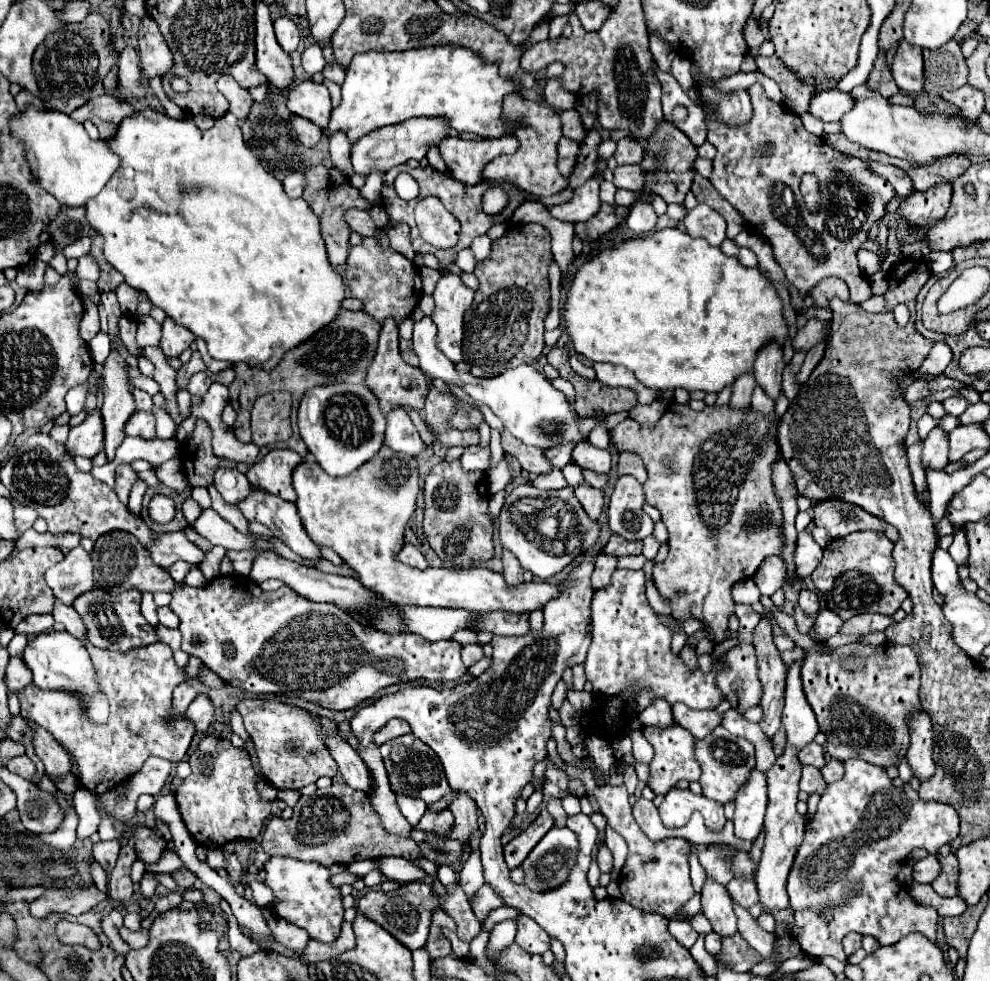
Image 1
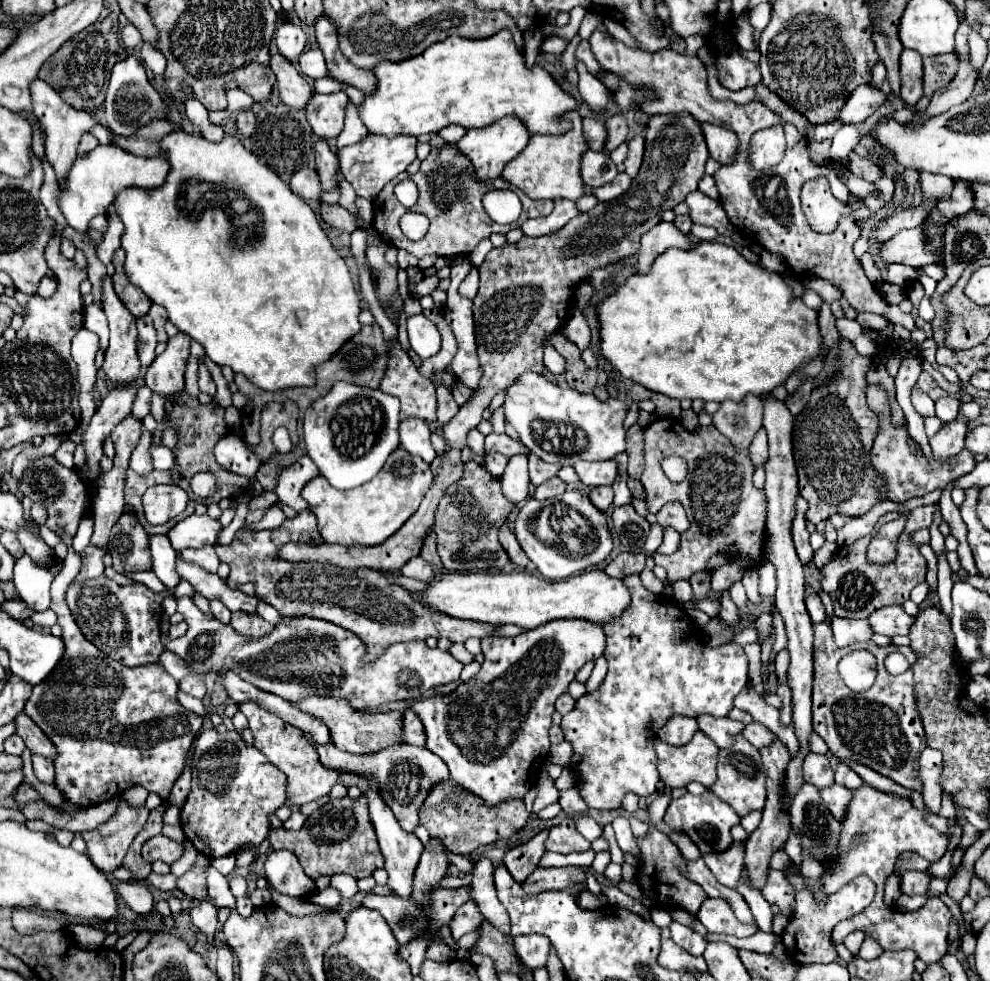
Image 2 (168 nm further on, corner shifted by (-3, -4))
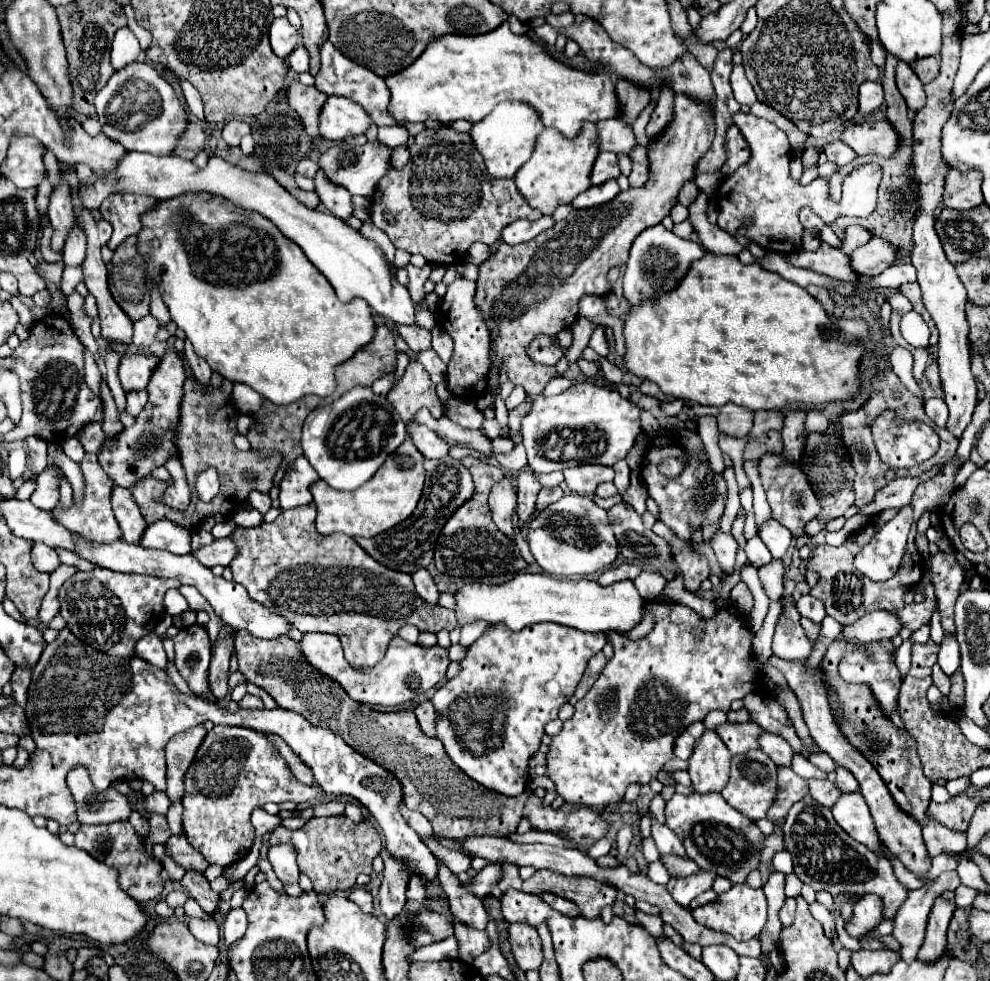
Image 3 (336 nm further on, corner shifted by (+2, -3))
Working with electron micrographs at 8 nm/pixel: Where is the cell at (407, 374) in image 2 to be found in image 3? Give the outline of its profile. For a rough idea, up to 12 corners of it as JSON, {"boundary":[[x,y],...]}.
{"boundary":[[408,363],[386,399],[406,425],[422,407],[444,415],[434,383]]}

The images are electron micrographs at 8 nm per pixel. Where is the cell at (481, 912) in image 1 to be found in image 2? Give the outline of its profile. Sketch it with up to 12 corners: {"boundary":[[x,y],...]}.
{"boundary":[[469,900],[449,922],[451,936],[457,940],[477,930],[483,914]]}

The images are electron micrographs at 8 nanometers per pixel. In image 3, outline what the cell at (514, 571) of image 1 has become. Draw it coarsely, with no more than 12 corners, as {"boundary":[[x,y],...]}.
{"boundary":[[504,479],[490,493],[496,527],[514,539],[516,493]]}

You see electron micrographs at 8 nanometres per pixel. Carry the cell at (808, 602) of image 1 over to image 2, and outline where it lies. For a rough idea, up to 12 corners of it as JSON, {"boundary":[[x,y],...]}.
{"boundary":[[817,594],[805,598],[813,624],[827,620],[825,606]]}

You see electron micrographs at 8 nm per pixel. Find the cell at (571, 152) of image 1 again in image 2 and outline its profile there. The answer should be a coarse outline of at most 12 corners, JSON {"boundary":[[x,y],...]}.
{"boundary":[[583,154],[581,176],[597,188],[617,176],[607,154]]}

